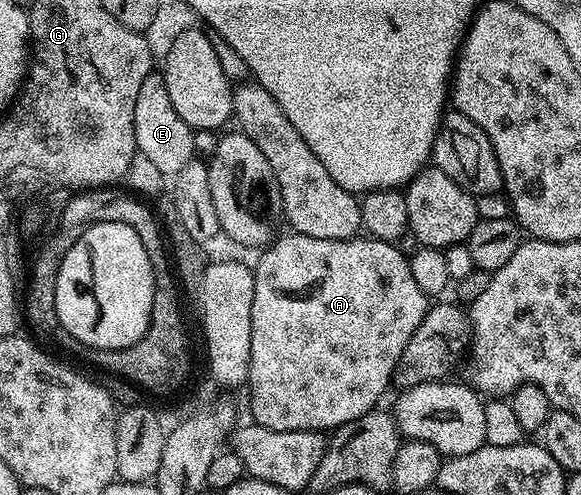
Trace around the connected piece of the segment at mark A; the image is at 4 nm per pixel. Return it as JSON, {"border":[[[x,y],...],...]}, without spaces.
{"border":[[[296,233],[282,234],[274,238],[268,247],[260,252],[261,260],[255,263],[253,280],[255,297],[251,301],[251,361],[249,362],[249,411],[253,414],[252,422],[269,430],[313,430],[324,433],[332,432],[344,423],[355,421],[378,406],[381,394],[394,382],[395,372],[401,361],[401,354],[407,349],[407,341],[419,329],[423,317],[431,306],[430,296],[419,289],[411,274],[409,255],[401,252],[400,246],[368,237],[352,239],[324,239],[307,237]]]}

